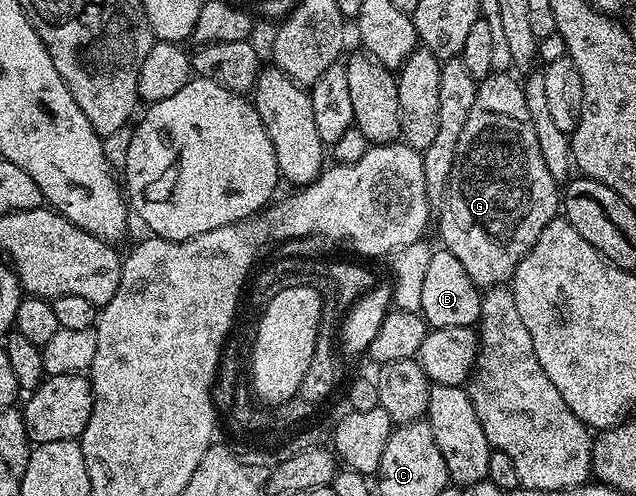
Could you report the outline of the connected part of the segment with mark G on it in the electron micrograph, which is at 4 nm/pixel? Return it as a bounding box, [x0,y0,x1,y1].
[436,71,560,291]

